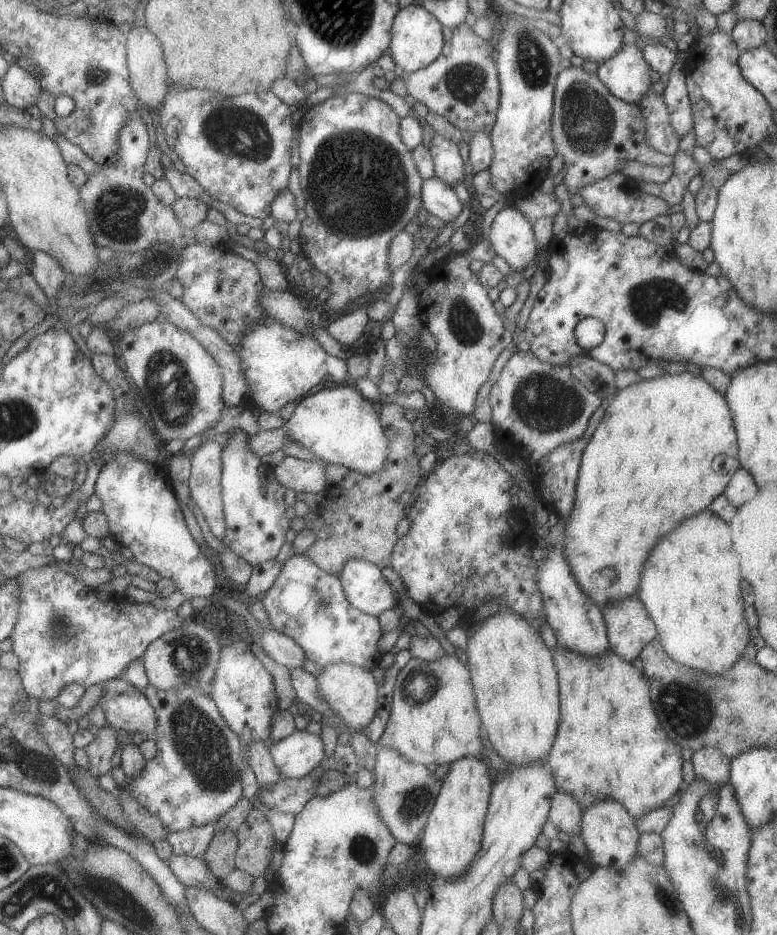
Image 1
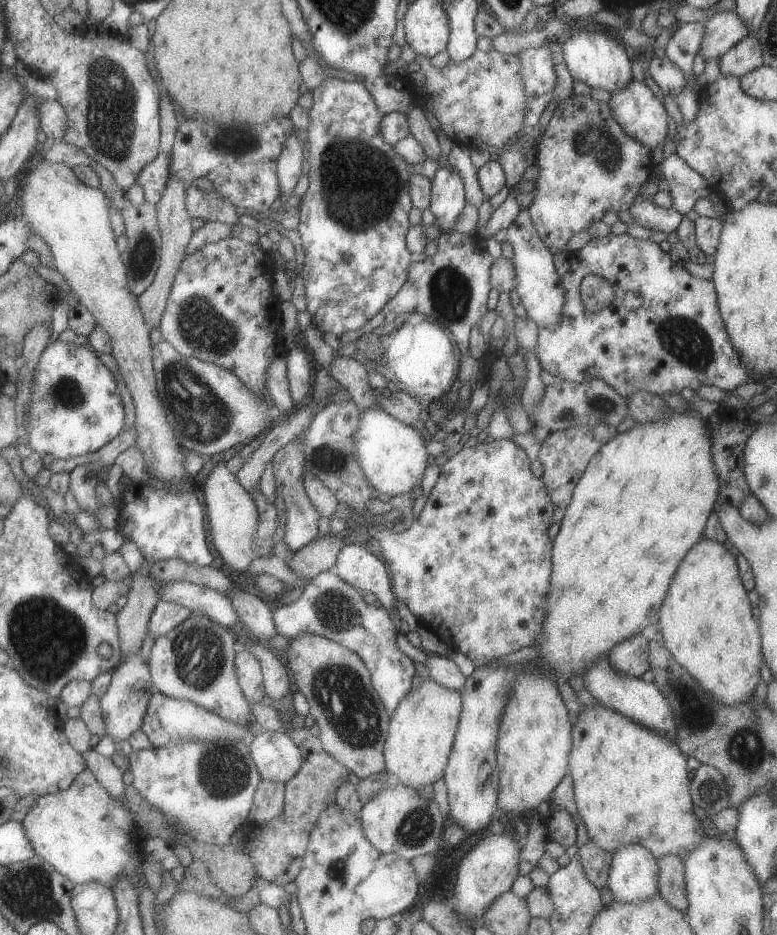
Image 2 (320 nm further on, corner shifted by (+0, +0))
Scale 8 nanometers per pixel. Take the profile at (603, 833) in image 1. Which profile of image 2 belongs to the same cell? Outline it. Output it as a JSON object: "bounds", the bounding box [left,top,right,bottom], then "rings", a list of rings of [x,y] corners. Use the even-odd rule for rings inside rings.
{"bounds":[606,845,658,903],"rings":[[[623,845],[614,851],[606,887],[615,901],[637,903],[658,896],[658,862],[641,845]]]}

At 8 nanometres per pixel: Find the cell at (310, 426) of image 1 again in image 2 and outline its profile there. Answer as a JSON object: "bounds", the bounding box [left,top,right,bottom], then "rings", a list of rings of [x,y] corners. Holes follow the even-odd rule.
{"bounds":[354,406,429,497],"rings":[[[377,406],[360,410],[354,439],[357,462],[377,492],[392,497],[397,494],[412,493],[413,490],[418,491],[429,456],[425,449],[427,442],[424,433],[416,431],[411,425],[403,424]]]}

